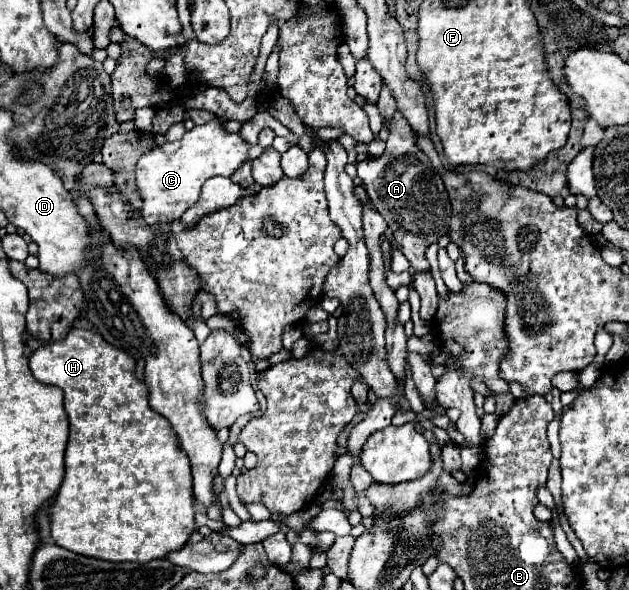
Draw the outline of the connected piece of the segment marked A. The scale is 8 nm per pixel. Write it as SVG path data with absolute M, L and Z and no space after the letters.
M399 111L393 117L385 153L373 161L357 163L357 177L363 181L373 207L393 231L395 243L401 247L403 255L417 271L427 271L429 263L425 261L425 249L449 231L451 205L441 177L427 155L415 147L413 131Z

